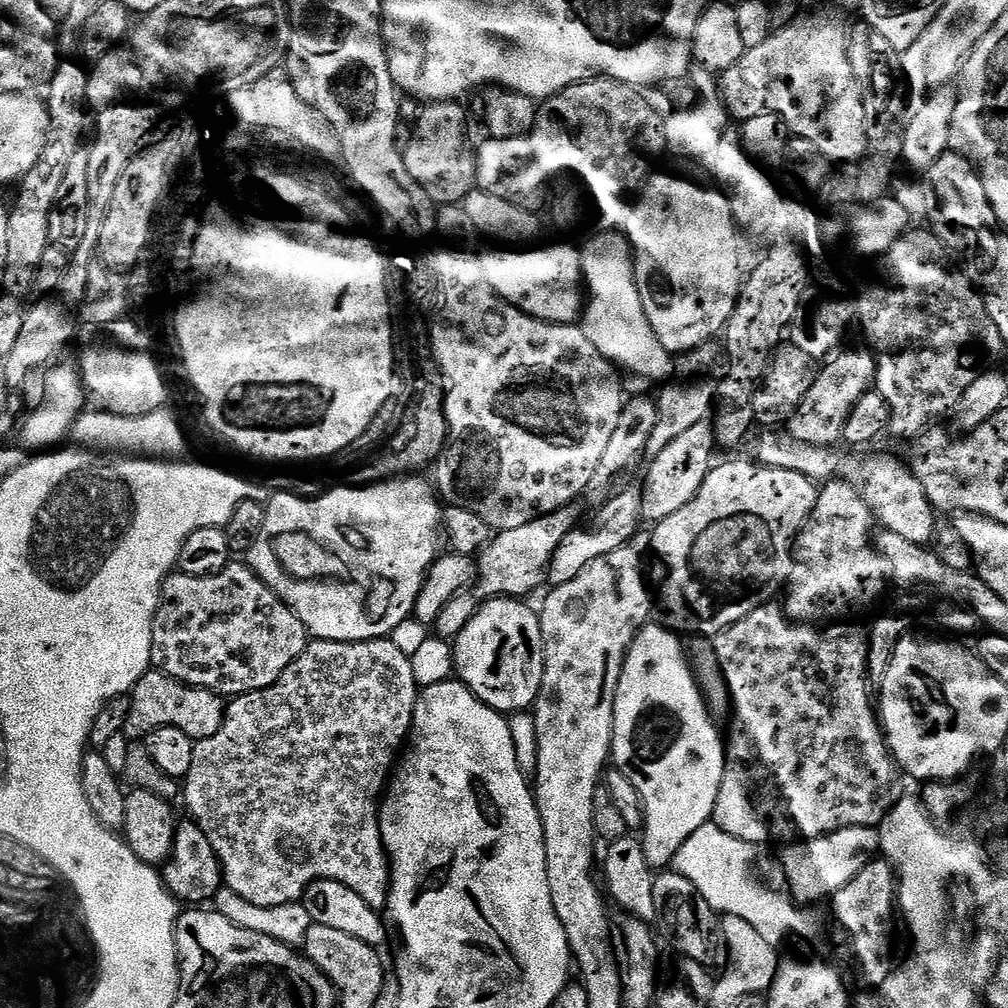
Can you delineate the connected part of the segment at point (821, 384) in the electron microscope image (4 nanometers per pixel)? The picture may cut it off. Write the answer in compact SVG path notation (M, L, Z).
M841 351L817 371L814 386L806 390L806 398L802 398L798 410L788 419L786 432L791 439L819 448L831 448L843 441L846 418L850 418L858 398L876 383L876 357L871 351L863 351Z

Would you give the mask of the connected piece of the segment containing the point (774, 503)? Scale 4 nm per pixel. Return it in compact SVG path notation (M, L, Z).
M728 460L725 464L717 463L709 472L706 482L698 490L698 494L678 514L670 514L661 524L655 525L650 536L650 544L658 555L664 556L664 564L668 567L668 577L664 580L664 593L658 596L658 616L669 629L677 633L697 632L700 636L715 638L736 622L742 622L748 614L754 614L754 610L761 608L763 604L769 603L776 591L783 589L787 585L794 567L794 541L800 535L800 529L804 527L808 520L808 515L814 510L818 488L807 476L798 474L794 470L782 470L781 468L768 468L759 462L748 460Z

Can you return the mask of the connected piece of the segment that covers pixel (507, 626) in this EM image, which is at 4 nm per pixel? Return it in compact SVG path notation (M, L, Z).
M489 598L462 626L452 644L454 672L476 699L501 714L528 712L542 686L544 643L535 607L520 598Z

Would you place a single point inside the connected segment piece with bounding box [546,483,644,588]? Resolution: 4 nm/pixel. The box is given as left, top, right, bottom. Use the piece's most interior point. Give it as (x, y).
(618, 520)

